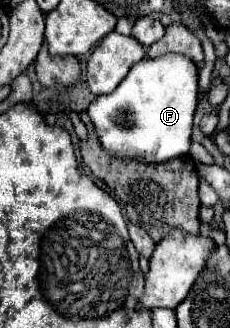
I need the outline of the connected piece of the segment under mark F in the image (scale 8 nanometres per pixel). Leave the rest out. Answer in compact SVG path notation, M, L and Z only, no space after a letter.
M170 53L132 65L114 93L100 95L90 103L88 115L102 147L110 155L158 163L188 155L196 103L198 67L188 57Z

